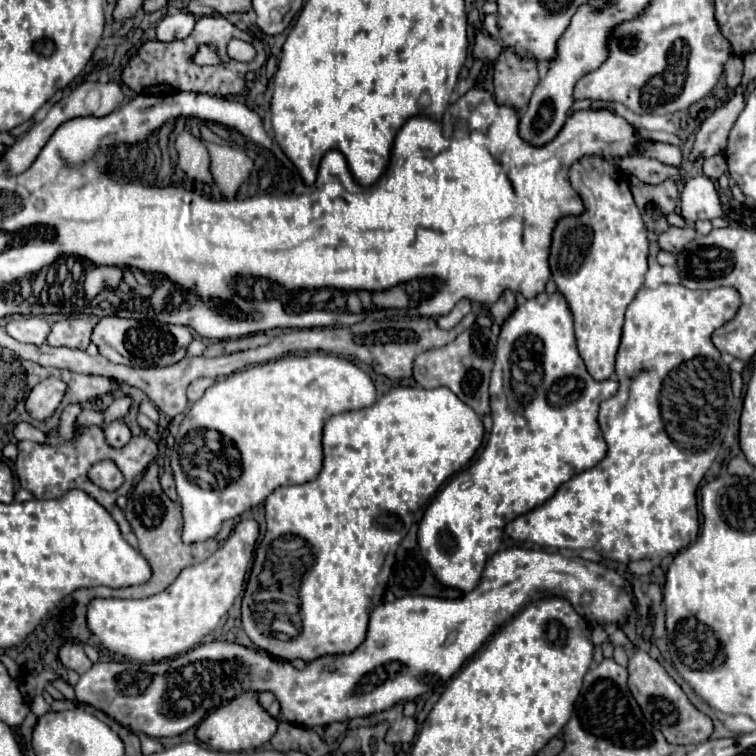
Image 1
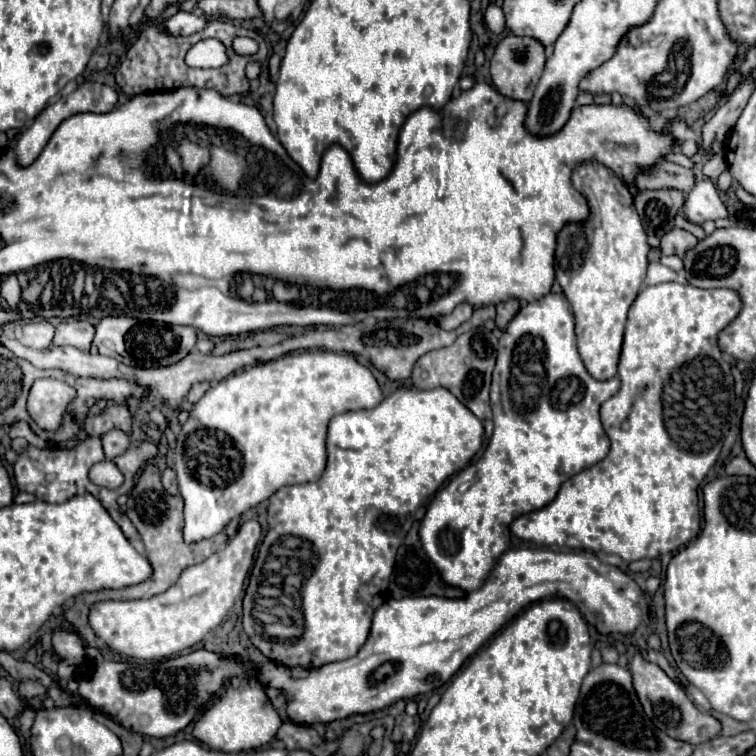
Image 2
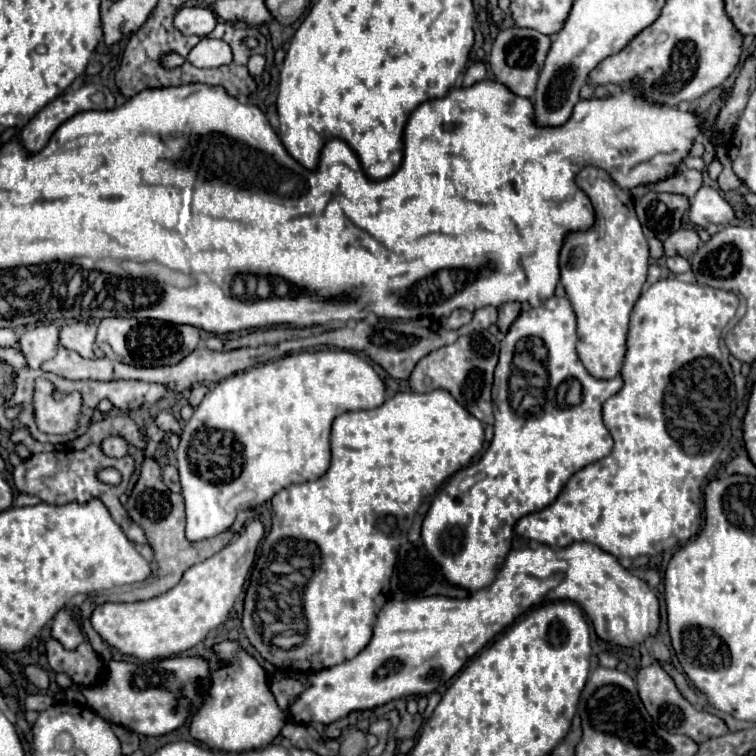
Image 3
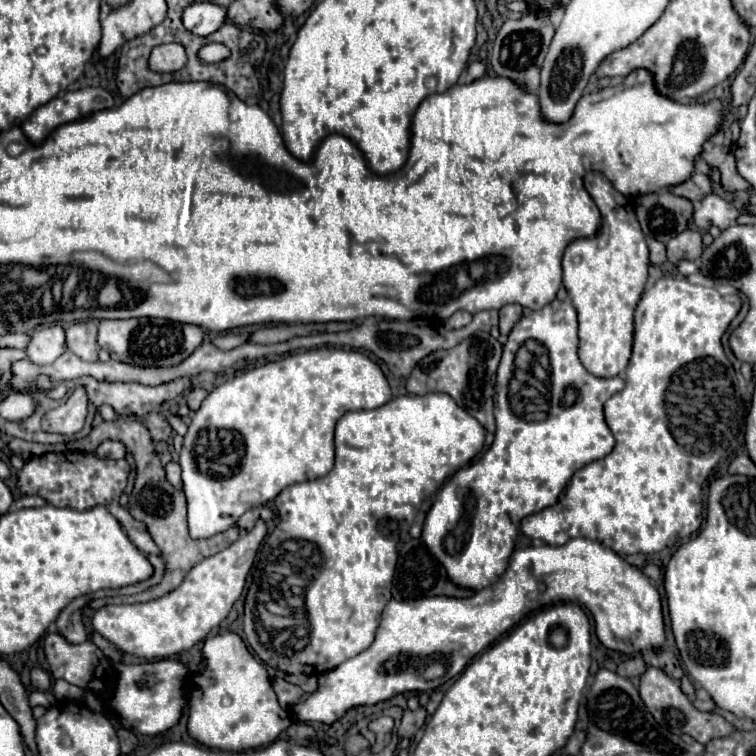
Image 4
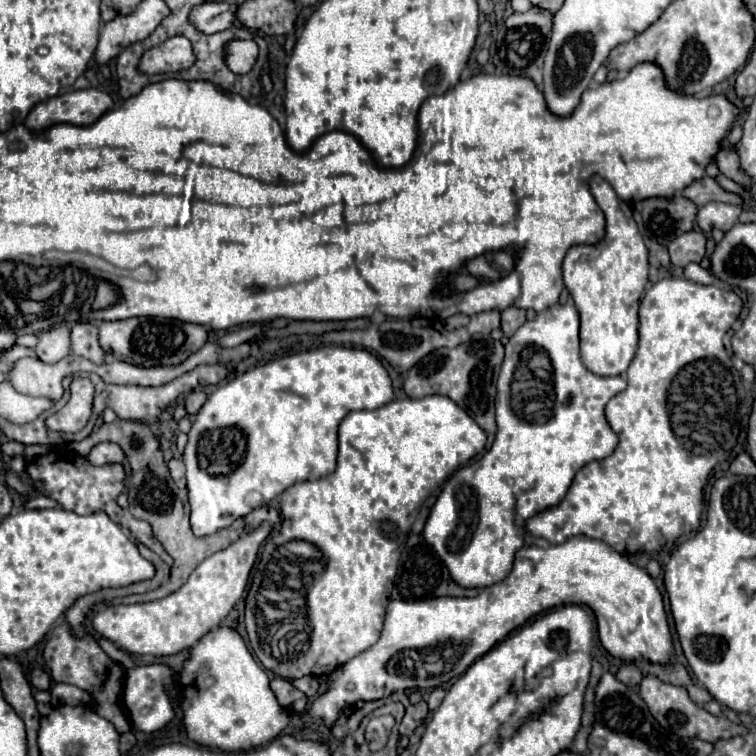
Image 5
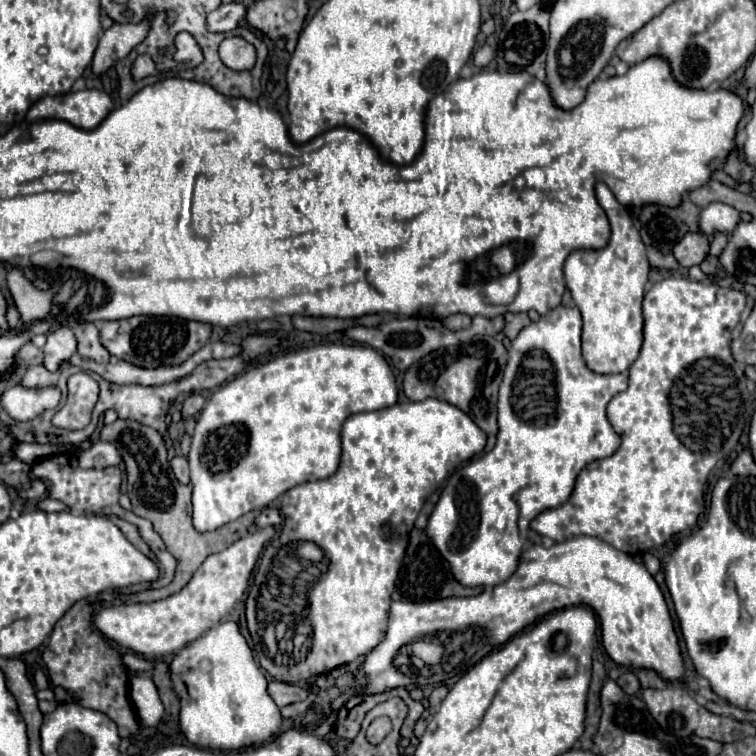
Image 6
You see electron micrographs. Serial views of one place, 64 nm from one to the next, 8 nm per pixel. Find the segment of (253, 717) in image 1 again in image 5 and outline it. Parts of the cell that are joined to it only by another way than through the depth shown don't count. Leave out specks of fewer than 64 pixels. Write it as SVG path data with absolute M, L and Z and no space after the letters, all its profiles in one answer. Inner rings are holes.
M216 628L192 648L180 680L188 688L186 700L182 702L184 726L188 738L200 746L224 752L250 750L272 742L290 722L290 714L278 704L270 690L268 674L252 658L242 636L232 628Z

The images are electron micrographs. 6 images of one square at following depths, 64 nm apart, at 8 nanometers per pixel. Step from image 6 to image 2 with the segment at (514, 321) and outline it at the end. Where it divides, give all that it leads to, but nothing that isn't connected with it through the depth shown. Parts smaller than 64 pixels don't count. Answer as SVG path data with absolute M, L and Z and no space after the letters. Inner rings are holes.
M510 298L510 300L506 300L506 302L500 302L498 306L496 306L496 326L500 328L500 330L504 330L506 328L506 324L514 318L514 314L518 312L518 308L520 308L520 302L516 300L516 298Z

